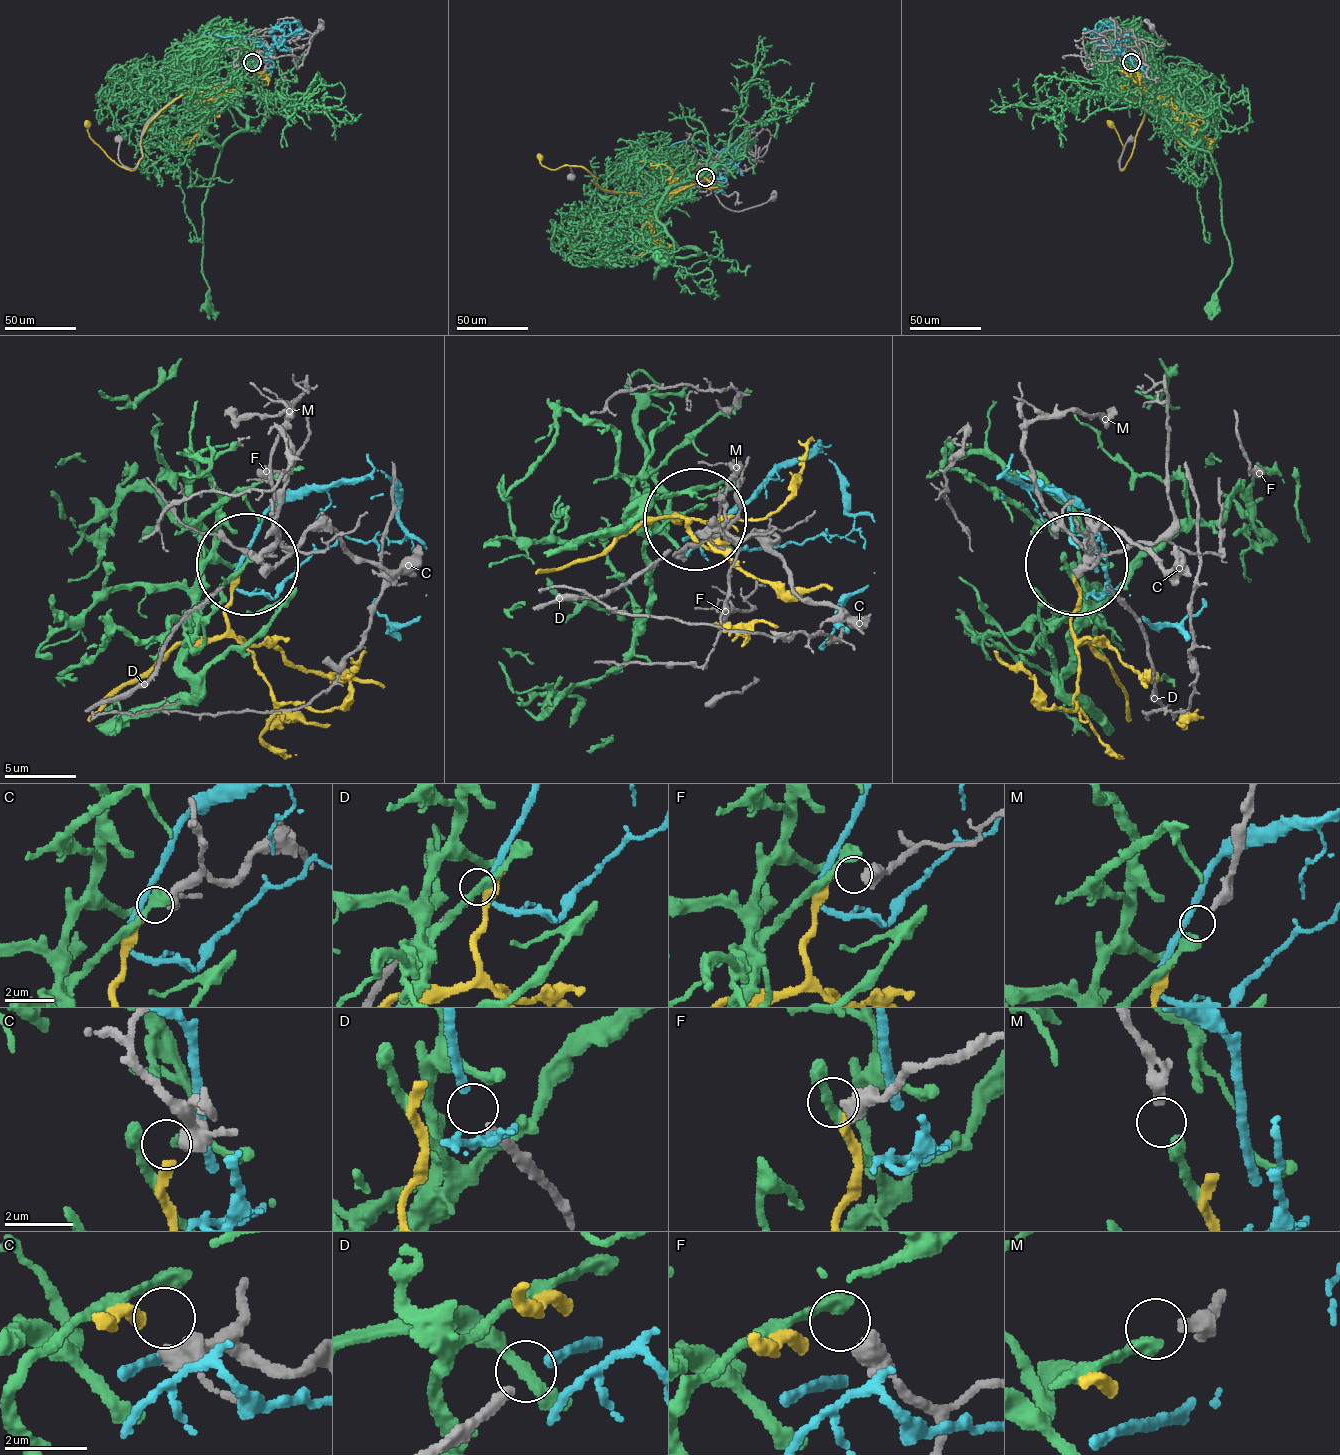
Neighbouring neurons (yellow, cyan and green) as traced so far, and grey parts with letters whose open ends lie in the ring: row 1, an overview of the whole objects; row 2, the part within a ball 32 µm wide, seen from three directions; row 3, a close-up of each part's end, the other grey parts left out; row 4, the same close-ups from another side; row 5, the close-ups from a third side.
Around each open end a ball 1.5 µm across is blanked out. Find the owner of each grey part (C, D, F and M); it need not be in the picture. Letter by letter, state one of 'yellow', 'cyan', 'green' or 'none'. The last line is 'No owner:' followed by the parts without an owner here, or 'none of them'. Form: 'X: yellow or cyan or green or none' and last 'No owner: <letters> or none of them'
C: yellow
D: cyan
F: none
M: green
No owner: F

